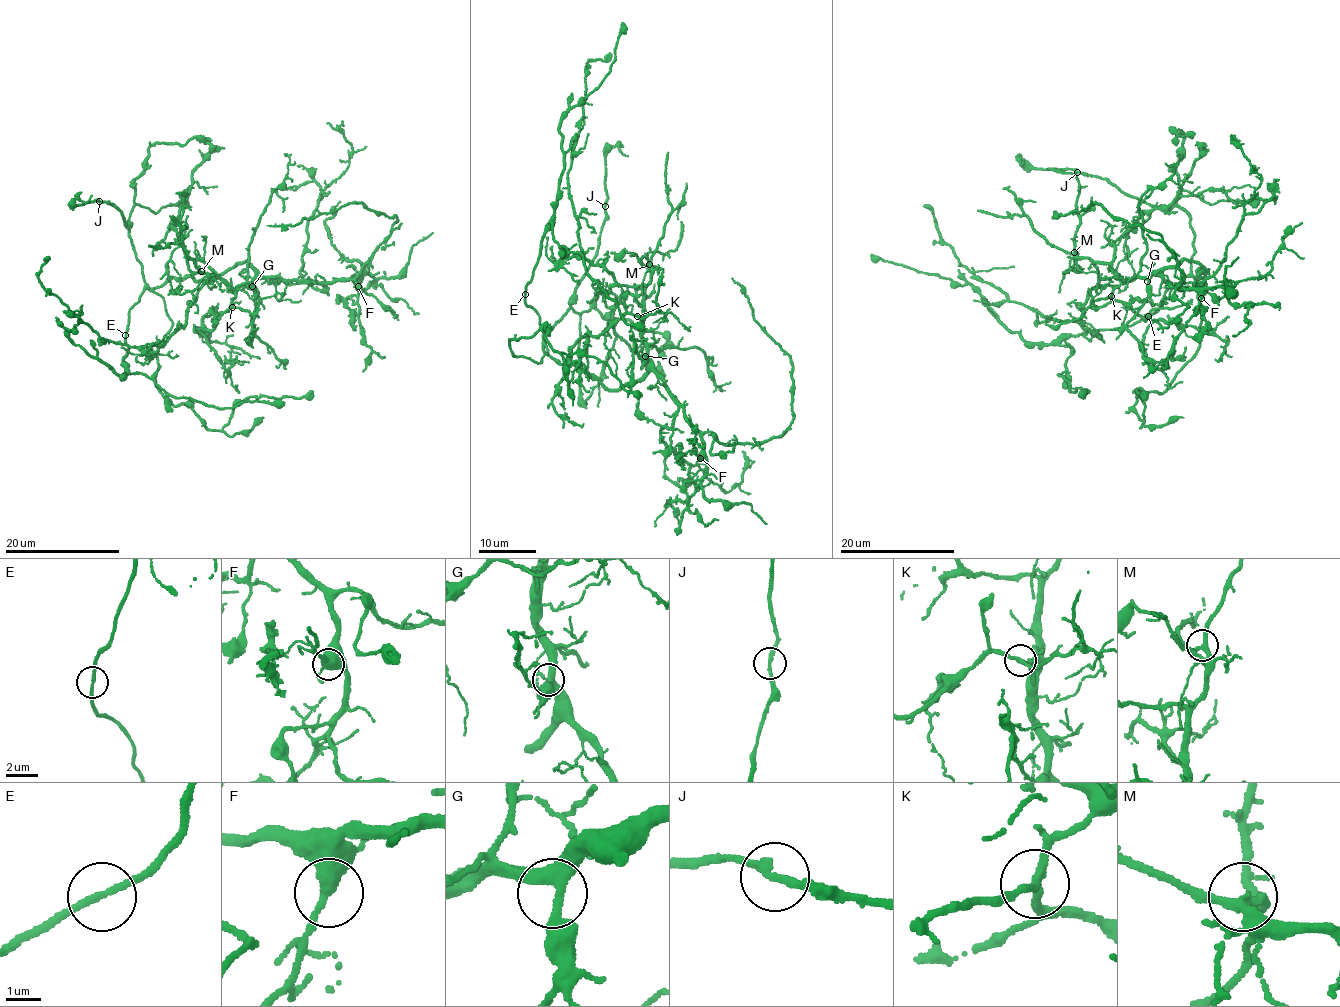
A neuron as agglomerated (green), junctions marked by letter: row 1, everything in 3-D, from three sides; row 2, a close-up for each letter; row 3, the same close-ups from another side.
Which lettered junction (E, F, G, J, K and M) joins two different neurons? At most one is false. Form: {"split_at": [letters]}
{"split_at": []}

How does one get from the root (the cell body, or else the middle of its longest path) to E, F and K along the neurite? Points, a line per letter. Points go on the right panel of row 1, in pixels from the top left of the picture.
E: (1200, 273), (1200, 276), (1198, 270), (1207, 270), (1202, 279), (1185, 276), (1169, 287), (1162, 304), (1149, 315)
F: (1200, 273), (1203, 267), (1190, 260), (1170, 265), (1158, 274), (1172, 286), (1181, 290), (1195, 289), (1201, 298)
K: (1200, 273), (1203, 267), (1190, 260), (1181, 260), (1147, 276), (1125, 279), (1111, 296)

